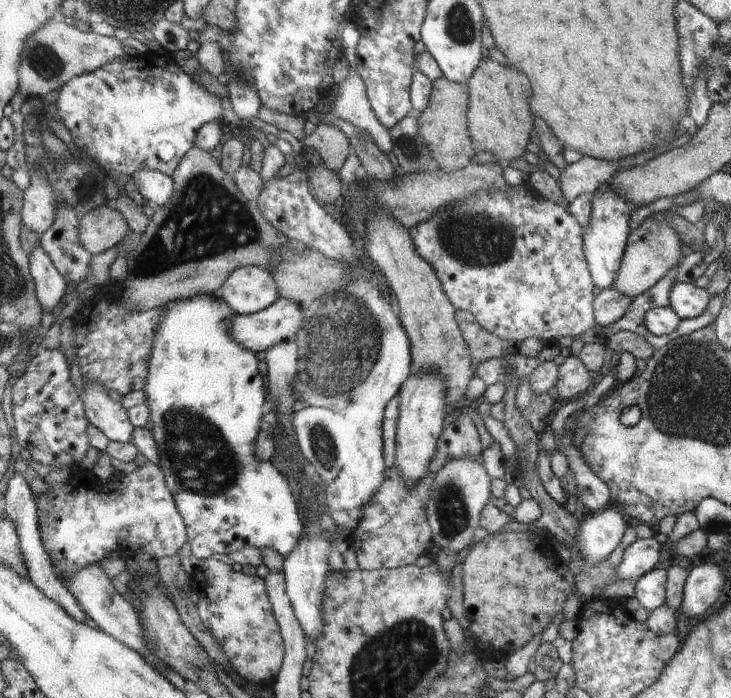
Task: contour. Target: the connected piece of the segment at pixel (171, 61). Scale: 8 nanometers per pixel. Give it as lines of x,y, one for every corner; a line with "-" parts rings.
163,53
163,54
139,54
136,57
126,57
125,59
119,59
107,66
102,66
96,72
91,72
88,74
83,74
82,76
76,76
74,80
70,80
66,86
60,91
61,95
57,100
58,118
64,118
65,126
71,131
71,136
75,144
84,152
88,152
92,158
96,158
97,162
102,164
107,172
118,172
122,174
129,174
132,177
138,172
143,170
153,170
158,172
163,172
170,176
176,174
179,164
183,162
184,158
188,152
195,147
196,138
198,138
201,128
204,128
204,125
217,121
218,116
220,116
220,97
217,97
215,93
210,94
208,89
205,86
202,88
202,85
190,74
184,72
182,66
179,66
179,62
176,61
172,55

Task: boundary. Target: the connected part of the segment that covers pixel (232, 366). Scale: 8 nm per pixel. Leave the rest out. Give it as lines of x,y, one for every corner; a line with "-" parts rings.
200,294
186,300
176,300
168,306
168,314
163,323
160,324
159,335
156,336
155,351
152,352
151,375
146,392
148,393
148,403
152,411
153,431
161,452
160,465
167,473
168,486
175,493
180,512
183,512
187,521
189,544
193,549
193,556
200,560
206,560
209,557
222,558
230,552
240,552
241,548
261,549
269,546
272,550
279,552
283,559
286,559
299,546
300,539
303,536
303,524
298,517
295,502
297,495
292,492
292,488
290,488
290,484
288,484
284,475
276,470
276,466
272,464
271,460
264,462
264,460
260,460
258,456
255,456
256,440
254,438
259,438
262,406
266,402
264,380
258,374
258,360
254,356
254,351
243,345
233,333
233,323
235,321
232,318
236,316
236,312
227,304
226,300
222,300
217,294

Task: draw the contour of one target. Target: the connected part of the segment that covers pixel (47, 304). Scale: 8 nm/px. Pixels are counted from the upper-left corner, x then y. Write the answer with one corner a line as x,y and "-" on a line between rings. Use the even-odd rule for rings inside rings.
43,245
31,253
31,271
42,306
48,311
54,310
62,302
62,298
68,295
66,292
69,282
62,276

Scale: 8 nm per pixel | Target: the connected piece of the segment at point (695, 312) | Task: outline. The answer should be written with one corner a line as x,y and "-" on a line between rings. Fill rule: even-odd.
675,283
669,292
669,307
679,313
681,320
700,316
709,301
707,289
701,289
695,283

